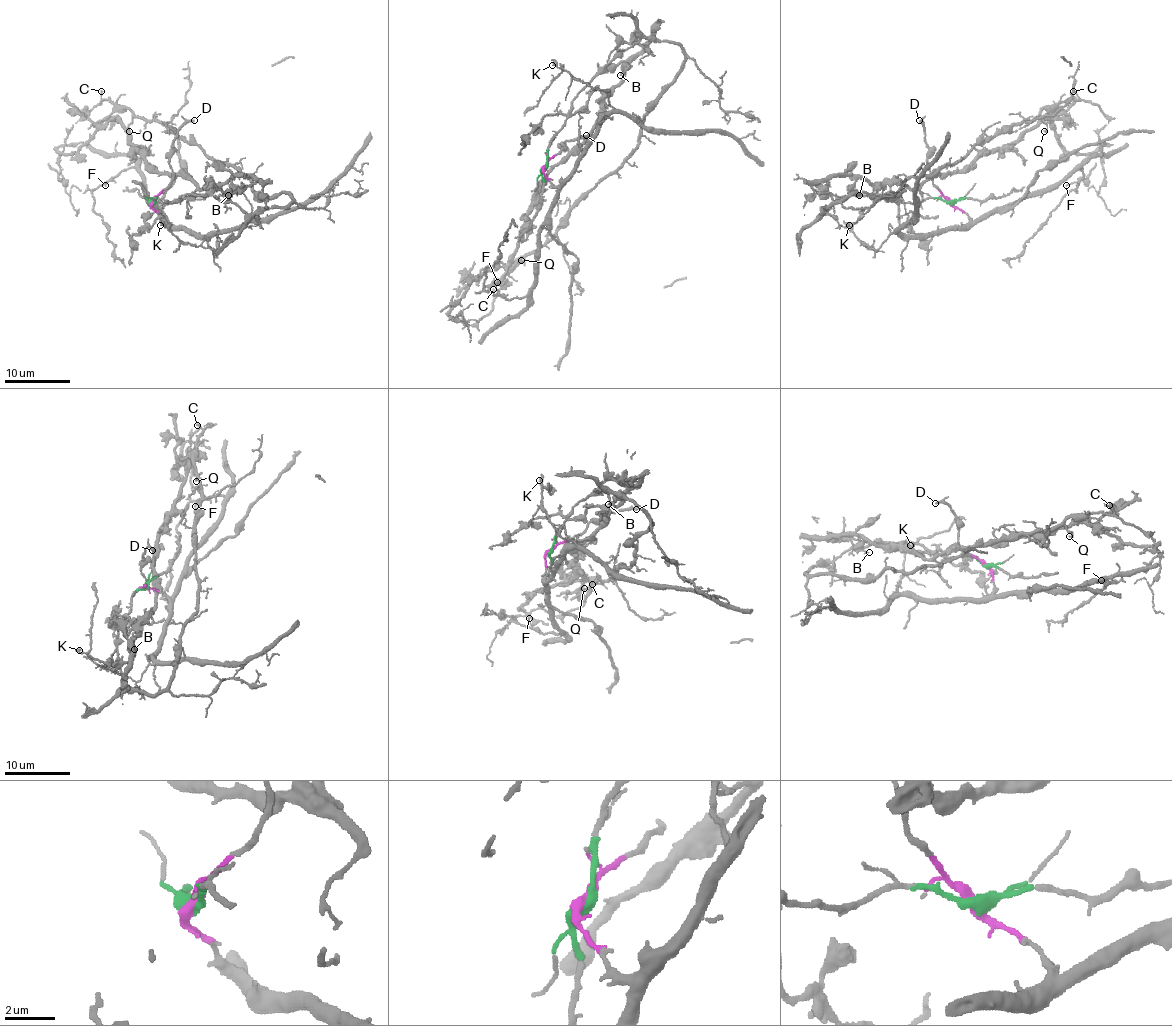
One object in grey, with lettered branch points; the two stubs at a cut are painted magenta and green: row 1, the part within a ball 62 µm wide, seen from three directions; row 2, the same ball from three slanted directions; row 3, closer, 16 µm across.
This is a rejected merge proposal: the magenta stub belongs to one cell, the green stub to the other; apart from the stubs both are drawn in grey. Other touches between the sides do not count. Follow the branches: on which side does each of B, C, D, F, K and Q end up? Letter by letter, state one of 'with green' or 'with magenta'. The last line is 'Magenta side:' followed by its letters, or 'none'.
B: with green
C: with green
D: with magenta
F: with magenta
K: with magenta
Q: with green
Magenta side: D, F, K

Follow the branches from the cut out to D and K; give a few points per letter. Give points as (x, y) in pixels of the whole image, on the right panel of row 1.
D: (950, 202), (931, 180), (924, 127), (919, 120)
K: (950, 202), (970, 218), (965, 224), (929, 234), (892, 233), (874, 249), (864, 244), (846, 224), (849, 224)

